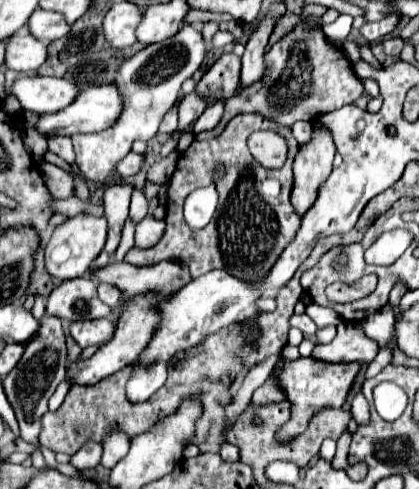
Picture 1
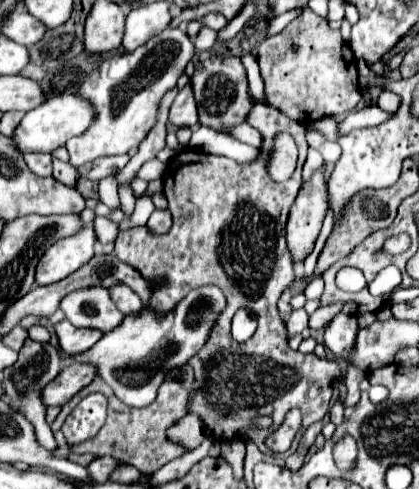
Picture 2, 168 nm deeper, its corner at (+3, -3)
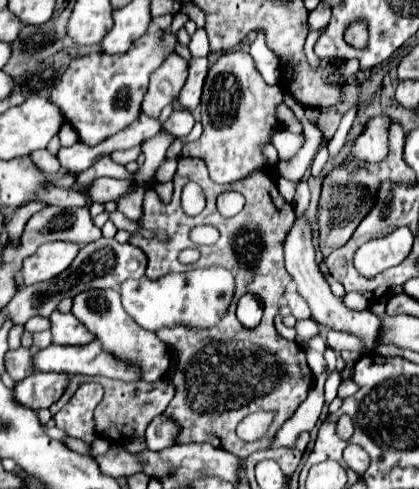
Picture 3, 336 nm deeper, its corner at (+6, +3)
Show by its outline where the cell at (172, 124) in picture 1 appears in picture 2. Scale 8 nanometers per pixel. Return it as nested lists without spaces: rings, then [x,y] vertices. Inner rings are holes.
[[[190,84],[178,92],[174,98],[170,112],[168,112],[168,122],[174,128],[192,128],[198,124],[198,112],[196,112],[196,102]]]

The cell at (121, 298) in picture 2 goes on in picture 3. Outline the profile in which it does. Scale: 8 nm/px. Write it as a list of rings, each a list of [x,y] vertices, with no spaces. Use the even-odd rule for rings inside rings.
[[[223,266],[193,268],[185,274],[169,272],[159,280],[147,276],[139,280],[125,280],[121,284],[121,298],[125,312],[145,330],[157,332],[161,328],[187,326],[195,330],[213,328],[229,310],[235,294],[235,278]]]

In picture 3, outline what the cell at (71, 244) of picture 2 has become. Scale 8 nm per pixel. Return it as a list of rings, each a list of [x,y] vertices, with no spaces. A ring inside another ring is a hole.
[[[47,242],[39,246],[33,256],[23,260],[23,268],[21,268],[23,286],[31,286],[59,276],[65,268],[69,268],[77,252],[79,246],[69,242]]]

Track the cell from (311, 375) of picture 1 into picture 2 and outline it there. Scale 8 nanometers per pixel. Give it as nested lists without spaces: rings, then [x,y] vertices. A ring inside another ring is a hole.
[[[254,104],[254,108],[246,116],[246,122],[252,128],[260,130],[263,136],[260,156],[257,160],[250,164],[238,164],[226,156],[216,156],[216,154],[208,154],[208,152],[192,150],[192,148],[182,150],[180,154],[176,154],[170,160],[170,164],[164,172],[164,196],[168,200],[168,210],[172,212],[172,220],[174,220],[170,232],[166,236],[152,236],[146,230],[146,226],[124,230],[116,238],[114,252],[122,262],[134,266],[144,278],[148,278],[148,280],[158,278],[162,282],[156,286],[156,292],[148,302],[148,306],[156,308],[158,312],[172,310],[172,306],[176,306],[176,302],[180,302],[180,298],[184,298],[188,294],[188,290],[192,290],[200,284],[216,284],[222,288],[222,292],[228,300],[228,306],[226,306],[224,314],[220,314],[220,322],[216,322],[216,326],[214,326],[208,342],[200,350],[200,354],[196,354],[196,358],[190,358],[190,362],[188,362],[194,368],[194,380],[196,380],[194,386],[200,386],[198,390],[192,390],[192,410],[190,412],[198,414],[206,422],[206,426],[212,430],[216,440],[244,438],[242,434],[246,434],[246,438],[256,442],[256,446],[262,452],[272,454],[276,458],[286,458],[298,448],[298,442],[300,442],[302,434],[306,432],[306,428],[326,416],[328,406],[334,396],[332,384],[340,380],[342,368],[338,362],[320,358],[316,354],[292,352],[286,342],[286,326],[280,320],[278,310],[276,310],[278,298],[294,280],[294,268],[292,268],[294,262],[292,262],[292,254],[290,254],[286,238],[284,238],[284,226],[286,226],[288,210],[302,184],[302,166],[306,160],[306,148],[308,148],[306,138],[304,138],[306,128],[304,128],[304,124],[288,118],[286,114],[280,114],[280,110],[276,110],[272,106],[264,106],[264,104]],[[279,132],[290,132],[300,148],[300,162],[296,166],[296,172],[290,180],[286,180],[282,184],[270,180],[270,176],[266,174],[266,161],[270,157],[270,150],[274,144],[273,139]],[[240,308],[250,310],[258,318],[258,328],[256,328],[254,336],[242,344],[236,342],[230,334],[230,320],[232,320],[234,312]],[[292,408],[298,408],[302,412],[302,428],[296,434],[290,450],[286,450],[284,454],[274,454],[264,444],[264,440],[266,440],[268,432],[280,428],[286,412]],[[258,414],[272,416],[274,424],[270,430],[250,432],[252,420]]]

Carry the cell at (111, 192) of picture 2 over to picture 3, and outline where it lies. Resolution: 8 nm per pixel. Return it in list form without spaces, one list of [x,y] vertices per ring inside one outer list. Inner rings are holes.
[[[153,180],[150,183],[139,184],[135,189],[133,194],[129,194],[129,196],[123,196],[123,198],[119,198],[117,200],[117,204],[119,204],[119,210],[129,218],[129,220],[141,220],[141,216],[143,216],[143,208],[141,208],[141,196],[145,194],[145,188],[155,188],[156,181]]]

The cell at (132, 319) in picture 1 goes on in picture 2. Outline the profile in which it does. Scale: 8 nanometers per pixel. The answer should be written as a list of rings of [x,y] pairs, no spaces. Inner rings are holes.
[[[72,362],[62,370],[62,374],[58,374],[56,382],[48,384],[48,390],[44,390],[44,404],[62,406],[62,402],[68,402],[76,392],[88,386],[96,376],[98,376],[96,366],[86,362]]]

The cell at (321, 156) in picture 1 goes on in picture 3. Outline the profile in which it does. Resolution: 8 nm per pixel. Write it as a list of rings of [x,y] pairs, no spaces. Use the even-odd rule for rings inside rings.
[[[301,216],[293,224],[293,228],[291,228],[291,232],[289,232],[287,240],[285,240],[285,268],[291,274],[293,282],[297,284],[297,292],[309,304],[311,318],[317,324],[327,326],[327,328],[337,330],[337,332],[347,332],[347,334],[357,336],[369,352],[373,352],[379,346],[379,334],[381,334],[381,320],[379,320],[379,316],[375,316],[371,310],[363,310],[363,312],[351,310],[351,308],[347,308],[343,304],[341,298],[333,296],[327,280],[323,278],[323,274],[319,270],[317,254],[315,254],[315,246],[313,246],[313,232],[311,232],[311,226],[307,224],[305,216]]]

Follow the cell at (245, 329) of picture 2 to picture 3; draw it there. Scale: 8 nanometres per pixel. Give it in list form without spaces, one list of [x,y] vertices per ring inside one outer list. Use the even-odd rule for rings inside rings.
[[[245,294],[239,298],[237,318],[245,328],[255,328],[261,322],[261,314],[263,314],[263,308],[261,308],[261,302],[257,296]]]

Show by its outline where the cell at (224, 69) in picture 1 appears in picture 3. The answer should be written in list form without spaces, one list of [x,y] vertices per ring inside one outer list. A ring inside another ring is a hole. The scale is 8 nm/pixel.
[[[227,52],[227,54],[223,54],[209,68],[209,76],[207,76],[205,88],[203,88],[203,98],[201,98],[203,134],[201,134],[199,140],[185,144],[181,156],[197,156],[197,158],[205,160],[205,164],[209,168],[209,176],[217,184],[231,184],[231,182],[243,180],[249,174],[253,174],[257,170],[265,170],[265,168],[273,176],[277,176],[277,162],[271,162],[263,154],[263,146],[271,142],[271,136],[277,130],[283,130],[283,128],[279,128],[279,120],[277,120],[277,106],[281,102],[283,102],[283,86],[279,86],[279,84],[269,86],[261,78],[261,74],[257,72],[255,62],[247,52]]]

